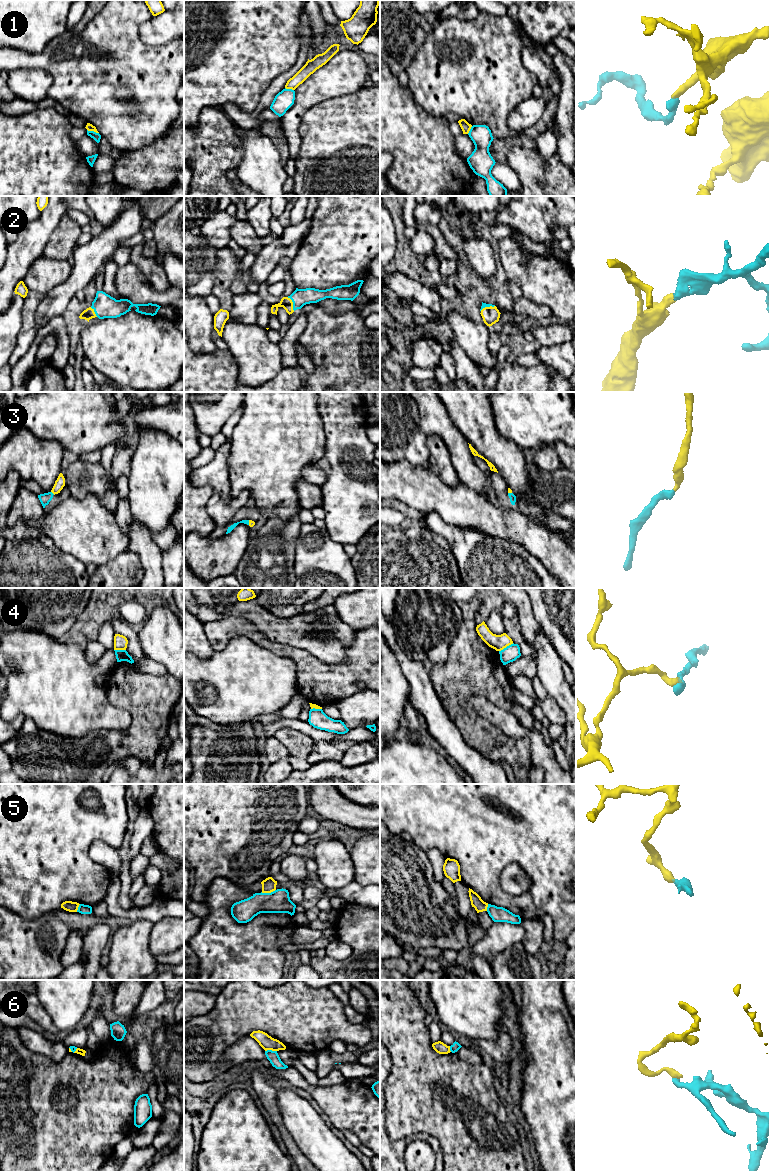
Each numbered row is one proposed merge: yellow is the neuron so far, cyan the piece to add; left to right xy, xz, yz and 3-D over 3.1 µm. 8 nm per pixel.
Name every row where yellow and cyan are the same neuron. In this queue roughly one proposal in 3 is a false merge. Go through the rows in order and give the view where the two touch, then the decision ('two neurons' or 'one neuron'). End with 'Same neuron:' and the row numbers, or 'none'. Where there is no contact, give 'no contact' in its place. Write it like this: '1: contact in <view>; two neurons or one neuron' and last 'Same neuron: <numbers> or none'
1: contact in xy; two neurons
2: contact in xz; one neuron
3: contact in xy; one neuron
4: contact in yz; one neuron
5: contact in xz; two neurons
6: contact in xz; two neurons
Same neuron: 2, 3, 4

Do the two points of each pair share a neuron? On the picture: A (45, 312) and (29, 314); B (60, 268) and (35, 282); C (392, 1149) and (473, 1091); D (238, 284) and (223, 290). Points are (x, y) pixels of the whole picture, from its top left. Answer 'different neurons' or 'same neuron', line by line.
A: different neurons
B: same neuron
C: different neurons
D: different neurons

